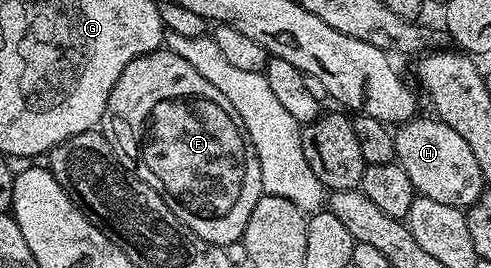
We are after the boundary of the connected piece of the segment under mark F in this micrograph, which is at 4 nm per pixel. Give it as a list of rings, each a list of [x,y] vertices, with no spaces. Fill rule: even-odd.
[[[165,48],[132,60],[120,72],[120,80],[116,80],[108,96],[100,132],[114,149],[121,166],[155,190],[196,237],[223,248],[230,248],[241,239],[248,216],[252,216],[252,208],[256,208],[264,193],[260,160],[236,108],[188,60]]]

